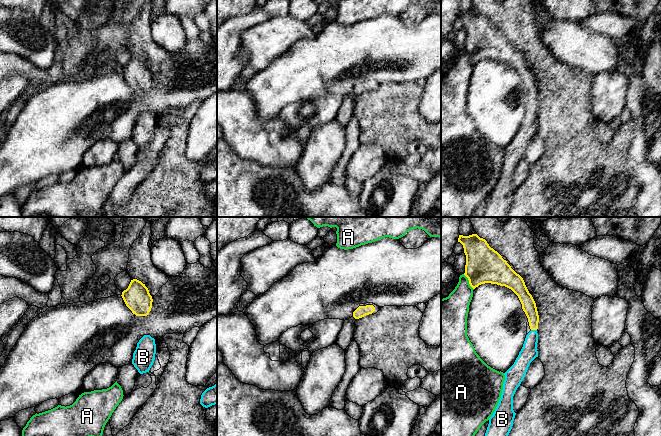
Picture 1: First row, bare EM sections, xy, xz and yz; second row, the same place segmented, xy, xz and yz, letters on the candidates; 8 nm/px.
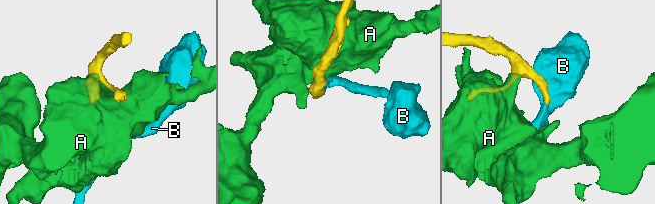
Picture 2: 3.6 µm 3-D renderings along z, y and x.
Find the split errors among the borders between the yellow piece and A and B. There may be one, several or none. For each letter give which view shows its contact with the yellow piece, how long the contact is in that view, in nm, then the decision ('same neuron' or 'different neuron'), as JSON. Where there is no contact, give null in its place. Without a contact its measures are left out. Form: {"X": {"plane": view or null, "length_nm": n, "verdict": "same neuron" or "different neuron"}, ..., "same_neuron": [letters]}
{"A": {"plane": "yz", "length_nm": 150, "verdict": "different neuron"}, "B": {"plane": "yz", "length_nm": 50, "verdict": "same neuron"}, "same_neuron": ["B"]}

